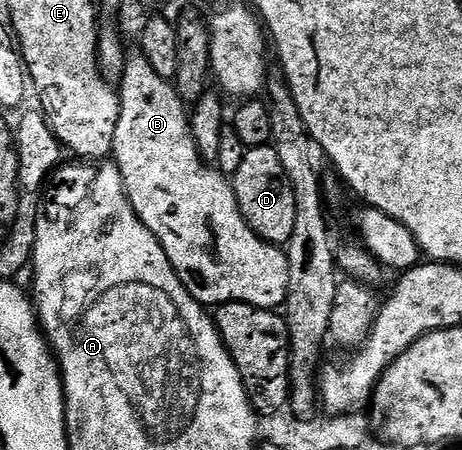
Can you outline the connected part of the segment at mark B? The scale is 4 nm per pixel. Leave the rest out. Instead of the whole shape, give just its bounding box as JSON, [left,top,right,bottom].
[112,55,288,310]

